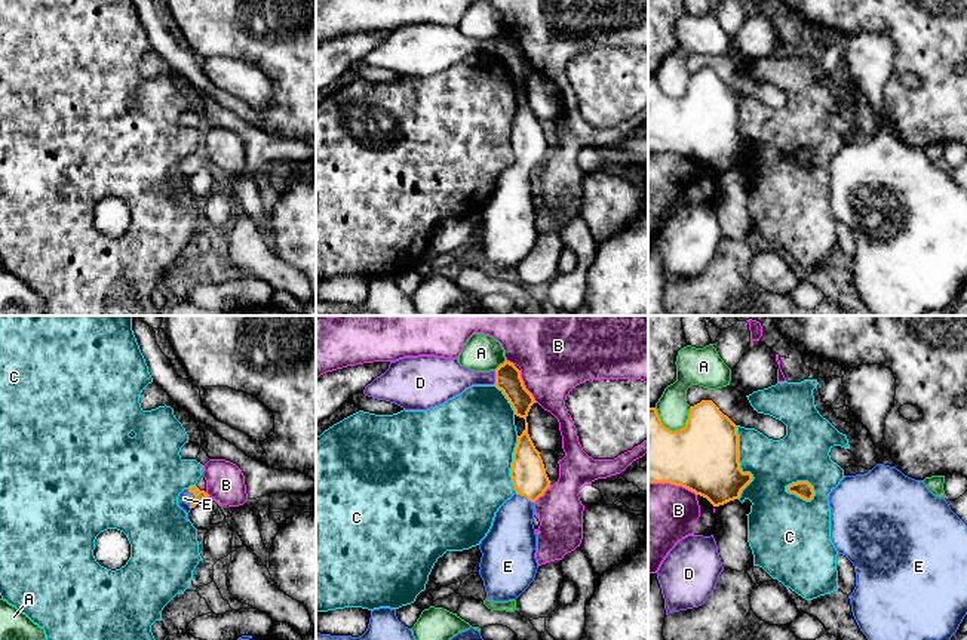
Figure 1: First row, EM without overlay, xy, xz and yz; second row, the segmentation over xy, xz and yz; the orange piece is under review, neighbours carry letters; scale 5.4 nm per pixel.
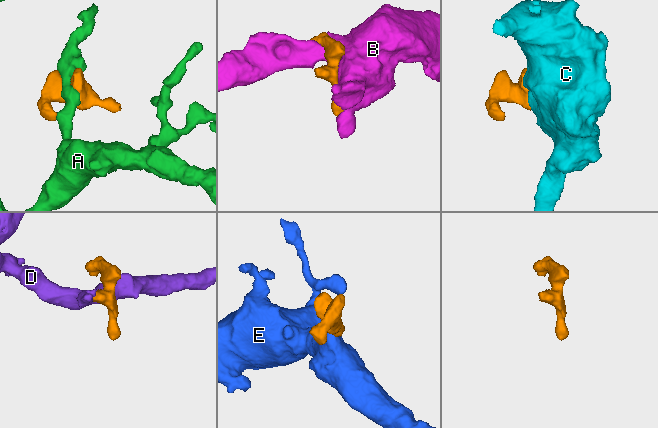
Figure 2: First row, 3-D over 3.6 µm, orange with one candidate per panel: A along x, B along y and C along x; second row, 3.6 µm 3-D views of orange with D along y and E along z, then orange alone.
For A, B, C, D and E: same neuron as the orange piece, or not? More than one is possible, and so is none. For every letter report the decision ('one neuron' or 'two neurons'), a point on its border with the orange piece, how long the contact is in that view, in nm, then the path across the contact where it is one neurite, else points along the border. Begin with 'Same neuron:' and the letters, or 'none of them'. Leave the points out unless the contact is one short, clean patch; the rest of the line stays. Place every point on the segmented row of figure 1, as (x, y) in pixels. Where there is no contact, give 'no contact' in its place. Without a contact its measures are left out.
Same neuron: E
A: two neurons; meets orange in yz at (677, 430); contact 200 nm long
B: two neurons; meets orange in yz at (672, 483); contact 280 nm long
C: two neurons; meets orange in yz at (739, 464); contact 400 nm long
D: two neurons; meets orange in xz at (496, 378); contact 80 nm long
E: one neuron; meets orange in xy at (192, 500); contact 110 nm long; runs through xy (199, 495), (192, 500), (184, 498)

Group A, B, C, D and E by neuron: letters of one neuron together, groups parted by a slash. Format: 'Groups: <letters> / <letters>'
Groups: A / B / C / D / E

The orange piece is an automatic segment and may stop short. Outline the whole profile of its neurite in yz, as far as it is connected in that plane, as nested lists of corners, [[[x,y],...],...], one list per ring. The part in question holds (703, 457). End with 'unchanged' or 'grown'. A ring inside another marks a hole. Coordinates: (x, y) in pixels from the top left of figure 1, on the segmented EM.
[[[712,400],[691,406],[685,427],[676,431],[666,428],[656,407],[648,407],[648,481],[682,486],[706,498],[713,507],[739,499],[742,490],[752,481],[750,473],[743,473],[739,462],[737,425],[724,415]]]; unchanged

